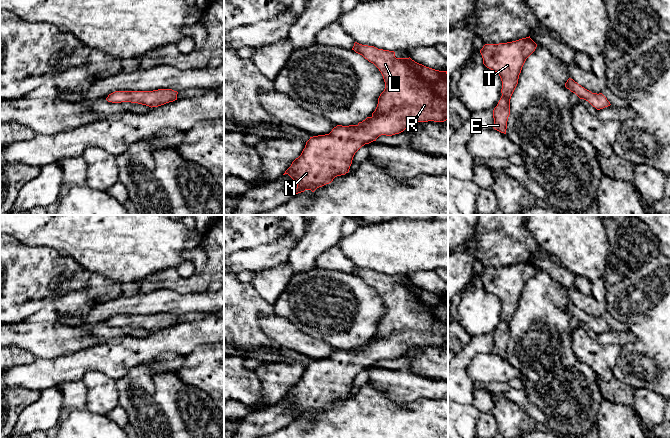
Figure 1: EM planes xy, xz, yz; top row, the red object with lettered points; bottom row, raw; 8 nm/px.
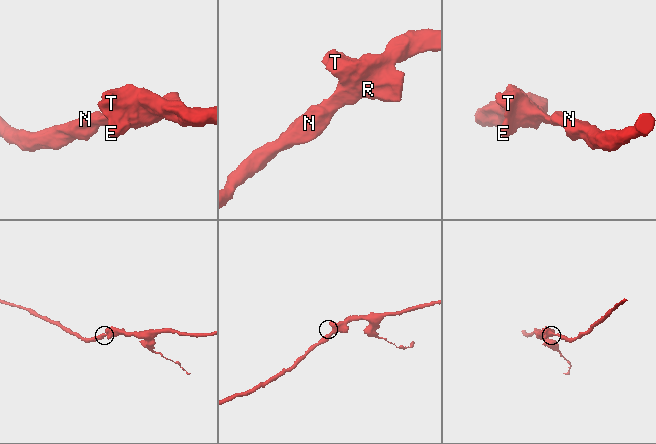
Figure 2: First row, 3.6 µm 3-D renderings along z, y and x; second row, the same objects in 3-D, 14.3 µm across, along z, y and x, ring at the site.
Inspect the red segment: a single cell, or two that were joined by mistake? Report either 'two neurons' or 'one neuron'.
one neuron

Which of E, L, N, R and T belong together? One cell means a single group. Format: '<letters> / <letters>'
E L N R T

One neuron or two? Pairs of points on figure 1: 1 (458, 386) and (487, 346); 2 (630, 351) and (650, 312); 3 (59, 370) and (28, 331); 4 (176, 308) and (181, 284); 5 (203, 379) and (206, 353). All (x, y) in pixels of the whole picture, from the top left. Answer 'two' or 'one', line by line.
1: one
2: one
3: two
4: two
5: one

